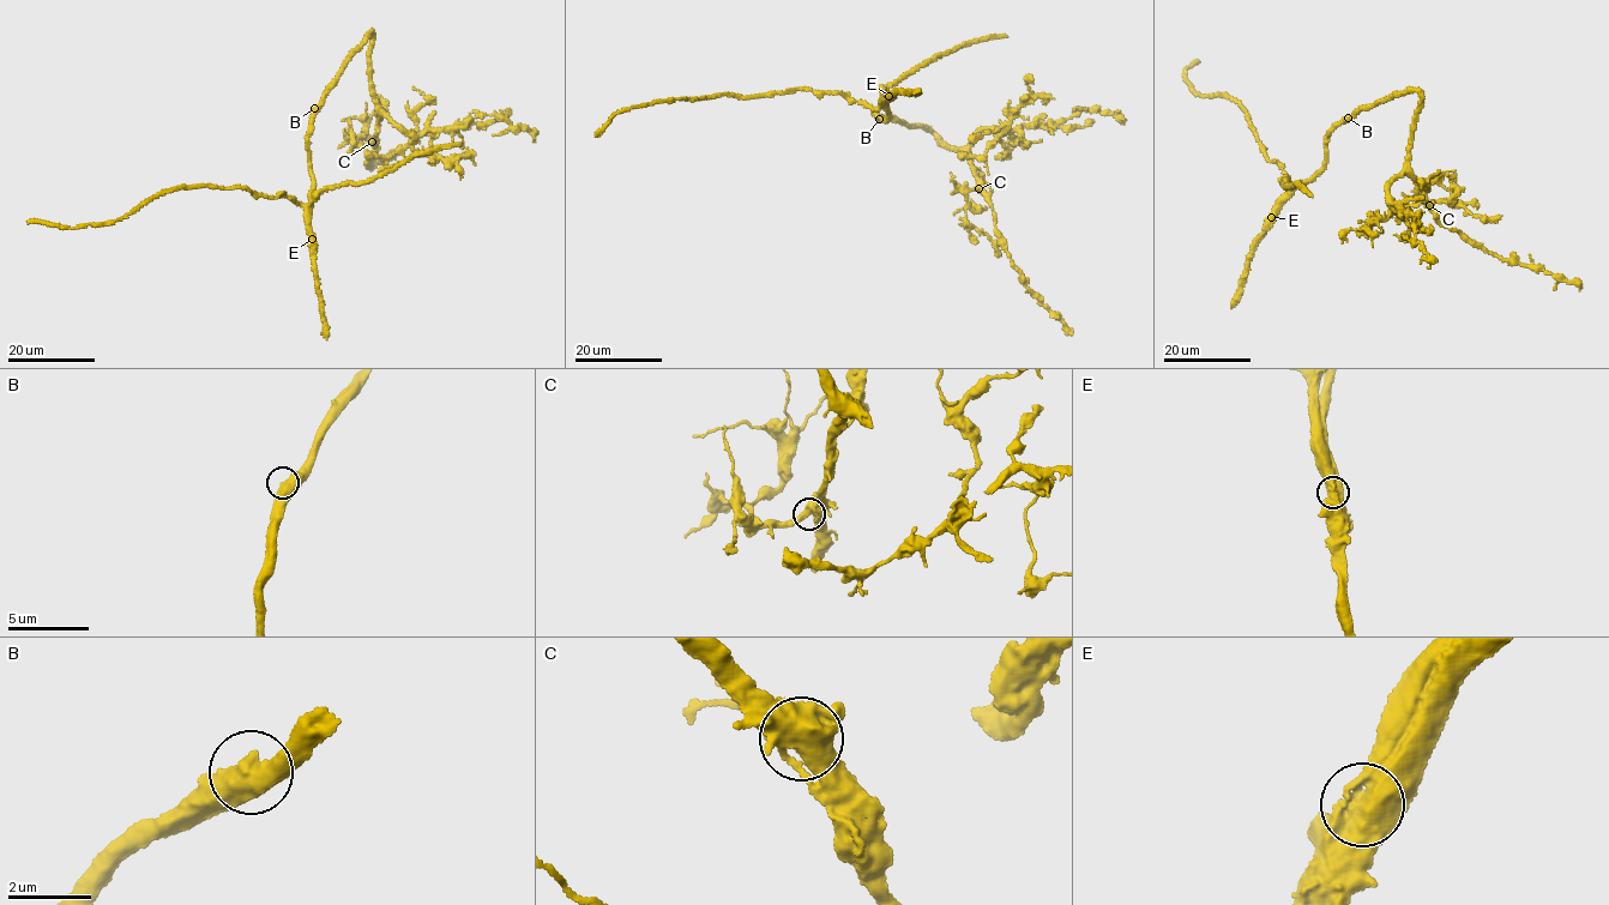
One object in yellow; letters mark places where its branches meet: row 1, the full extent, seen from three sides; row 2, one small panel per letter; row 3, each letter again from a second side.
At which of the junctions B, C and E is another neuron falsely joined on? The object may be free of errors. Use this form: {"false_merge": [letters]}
{"false_merge": ["E"]}

